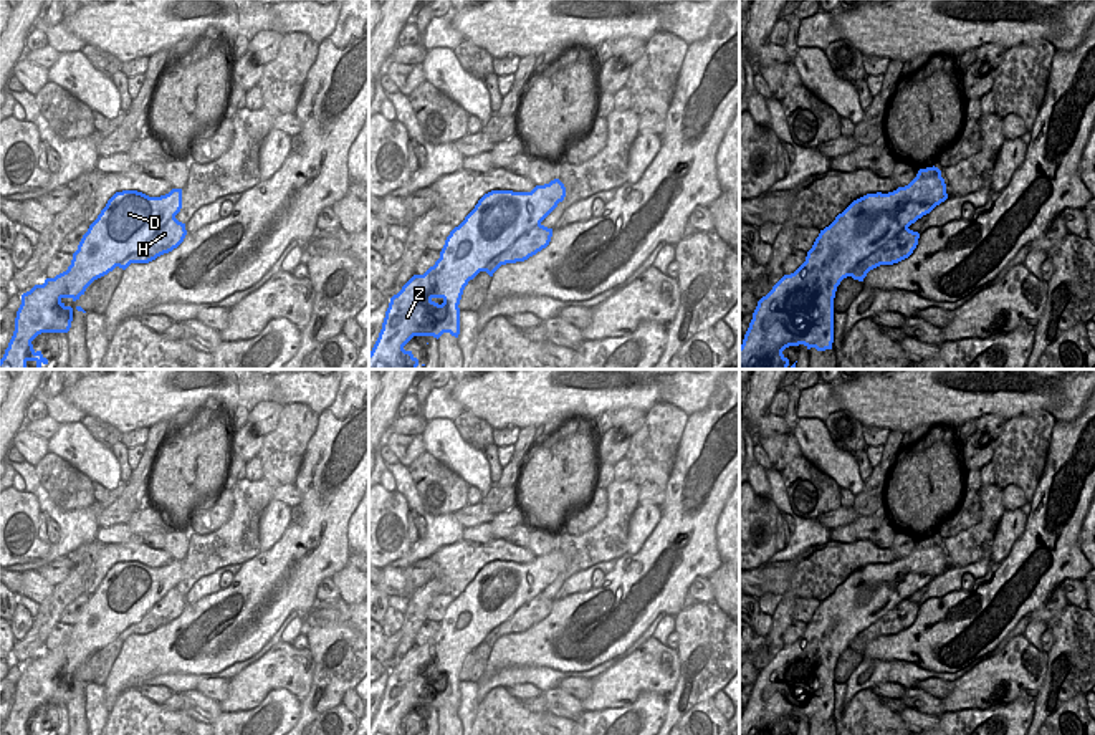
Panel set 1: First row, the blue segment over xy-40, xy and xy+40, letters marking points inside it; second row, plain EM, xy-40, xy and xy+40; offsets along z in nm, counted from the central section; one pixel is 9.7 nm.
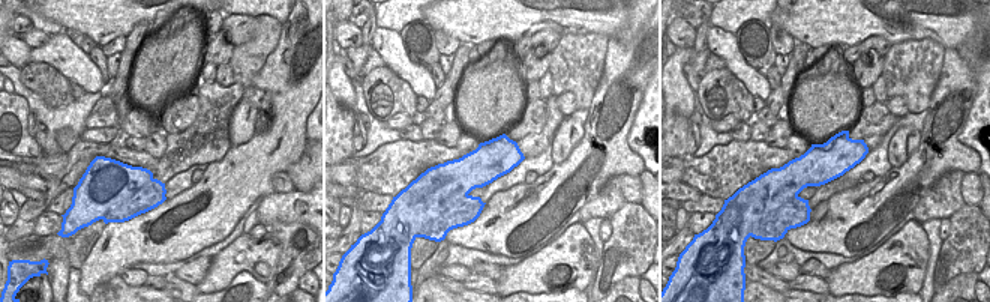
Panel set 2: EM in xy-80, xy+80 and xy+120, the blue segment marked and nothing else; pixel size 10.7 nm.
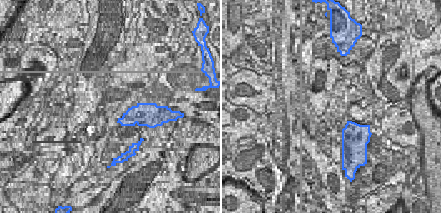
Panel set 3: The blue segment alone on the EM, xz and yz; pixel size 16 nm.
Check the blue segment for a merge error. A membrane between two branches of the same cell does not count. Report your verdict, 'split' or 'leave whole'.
split

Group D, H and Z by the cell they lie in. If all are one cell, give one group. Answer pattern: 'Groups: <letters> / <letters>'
Groups: D Z / H.

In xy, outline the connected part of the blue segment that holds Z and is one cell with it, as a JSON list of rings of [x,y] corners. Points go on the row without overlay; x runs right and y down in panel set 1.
[[[559,550],[544,556],[536,556],[531,563],[491,561],[485,564],[465,591],[450,603],[435,636],[423,646],[414,646],[402,661],[390,669],[382,700],[372,722],[369,723],[369,735],[418,735],[418,730],[412,725],[412,722],[404,720],[414,707],[433,707],[438,710],[443,704],[450,704],[458,709],[458,675],[468,652],[480,642],[485,642],[486,636],[493,629],[511,619],[524,604],[538,598],[557,578],[557,574],[564,571],[564,568],[566,558]]]

